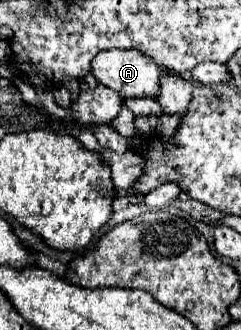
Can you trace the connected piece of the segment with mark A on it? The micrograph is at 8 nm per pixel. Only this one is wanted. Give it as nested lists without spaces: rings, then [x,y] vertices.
[[[105,50],[93,58],[91,74],[99,84],[115,90],[121,98],[141,98],[141,96],[155,98],[159,92],[159,78],[163,70],[159,70],[159,66],[155,66],[151,58],[143,56],[137,50]]]

